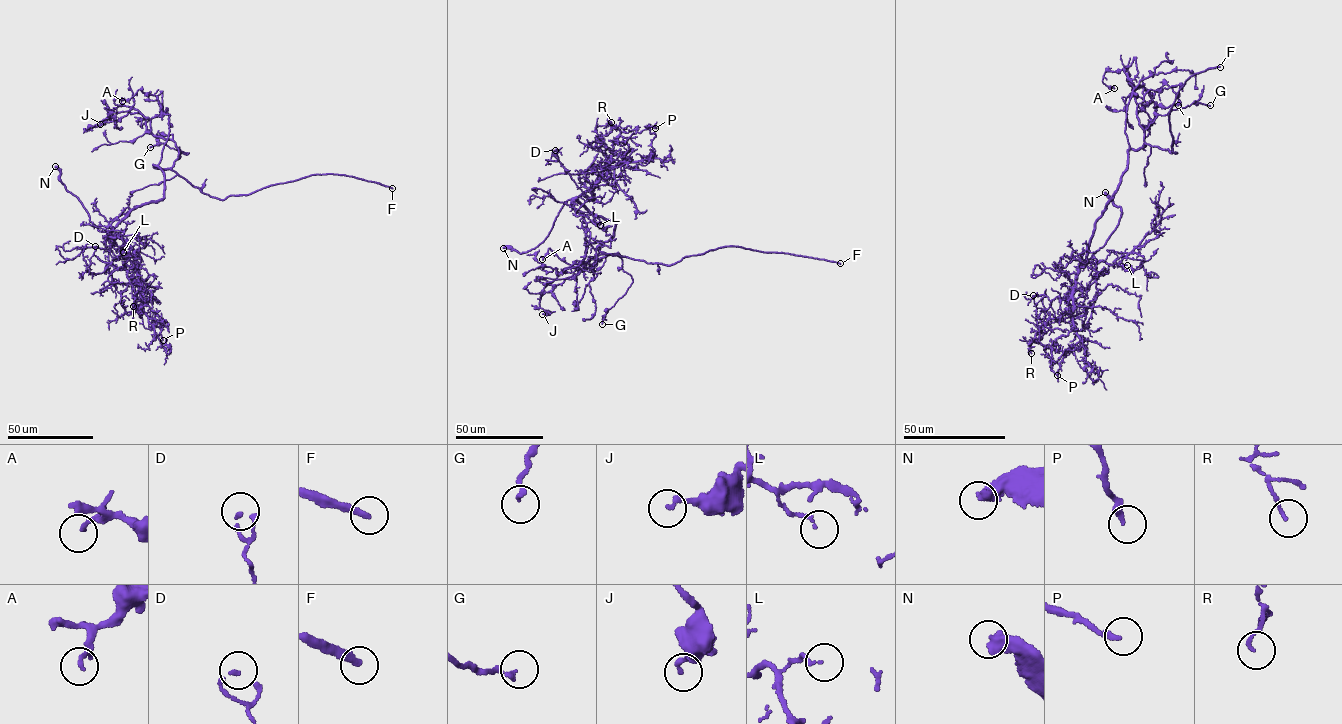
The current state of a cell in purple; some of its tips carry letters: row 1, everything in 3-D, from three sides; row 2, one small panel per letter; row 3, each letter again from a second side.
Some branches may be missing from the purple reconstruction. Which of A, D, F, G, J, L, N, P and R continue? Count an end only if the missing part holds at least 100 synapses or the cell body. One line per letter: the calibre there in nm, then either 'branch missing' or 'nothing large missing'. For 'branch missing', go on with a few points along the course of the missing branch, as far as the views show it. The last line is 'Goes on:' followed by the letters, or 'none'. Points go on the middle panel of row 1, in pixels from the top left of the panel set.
A: 110 nm | nothing large missing
D: 140 nm | nothing large missing
F: 280 nm | branch missing
G: 180 nm | nothing large missing
J: 190 nm | nothing large missing
L: 130 nm | nothing large missing
N: 550 nm | nothing large missing
P: 240 nm | nothing large missing
R: 120 nm | nothing large missing
Goes on: F

